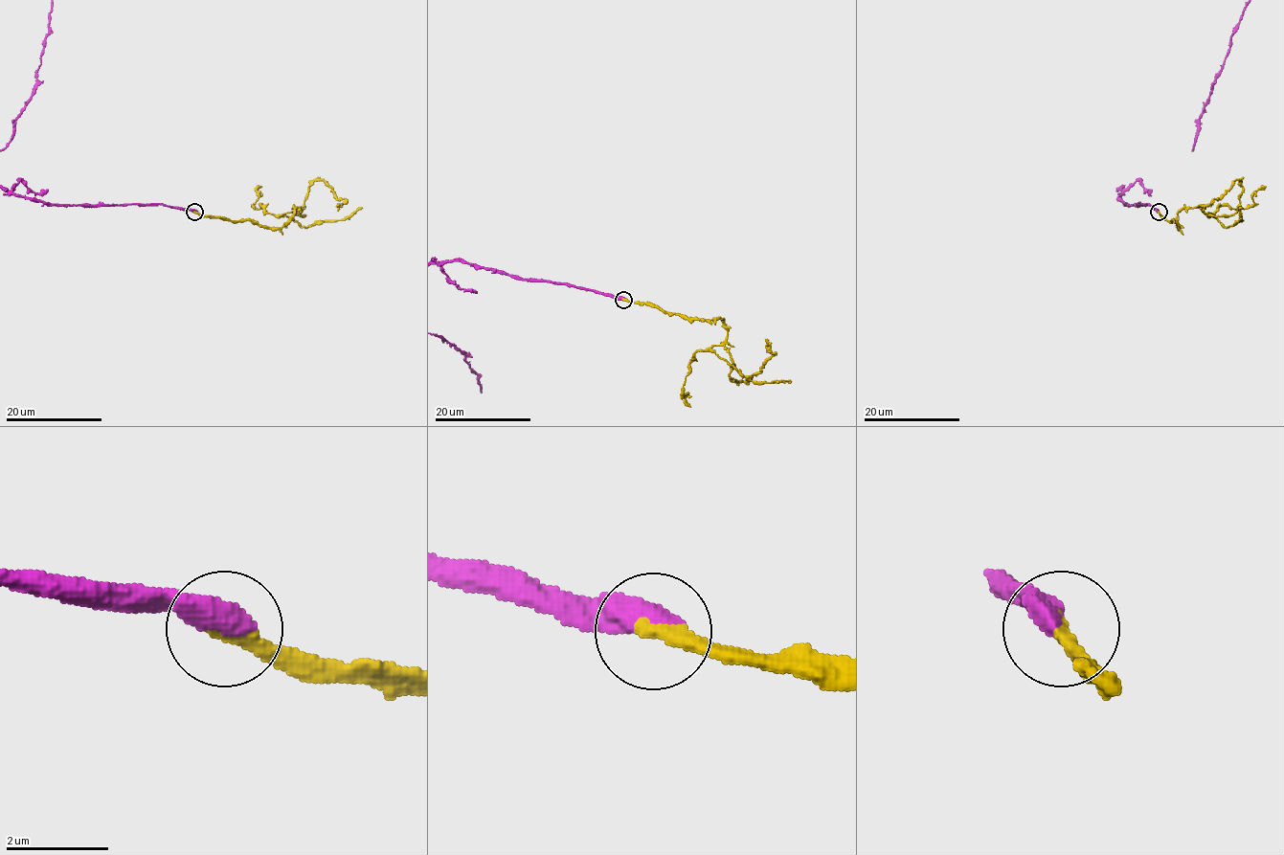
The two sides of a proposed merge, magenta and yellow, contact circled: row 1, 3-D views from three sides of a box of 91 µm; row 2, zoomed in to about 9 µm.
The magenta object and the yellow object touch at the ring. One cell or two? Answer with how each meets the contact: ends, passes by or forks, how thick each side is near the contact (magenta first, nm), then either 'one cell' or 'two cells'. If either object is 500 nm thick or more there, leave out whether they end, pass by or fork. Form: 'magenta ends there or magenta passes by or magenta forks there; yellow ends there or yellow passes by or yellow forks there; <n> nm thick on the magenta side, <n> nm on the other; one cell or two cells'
550 nm thick on the magenta side, 360 nm on the other; one cell

